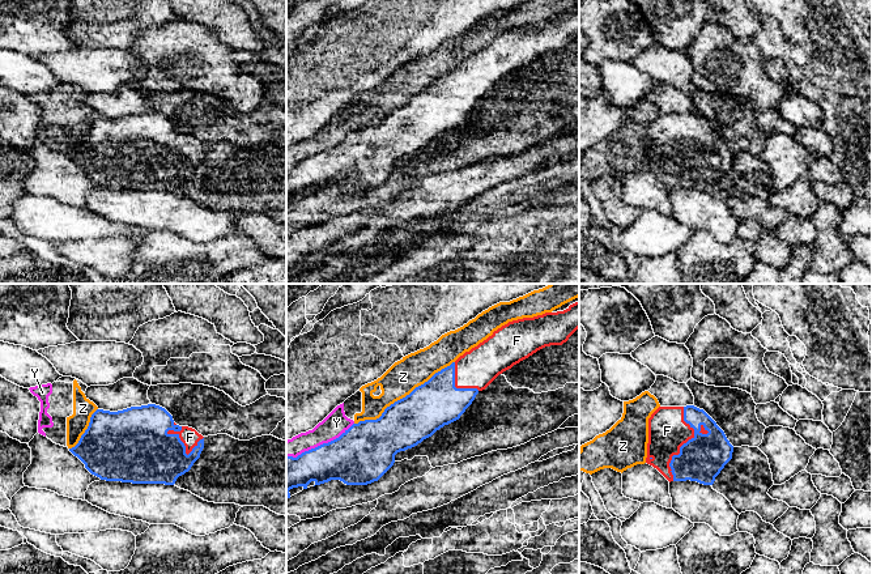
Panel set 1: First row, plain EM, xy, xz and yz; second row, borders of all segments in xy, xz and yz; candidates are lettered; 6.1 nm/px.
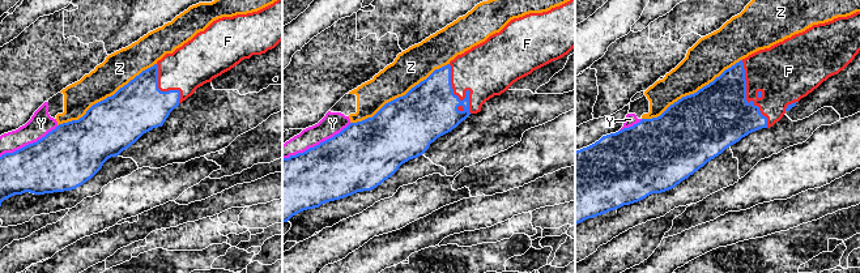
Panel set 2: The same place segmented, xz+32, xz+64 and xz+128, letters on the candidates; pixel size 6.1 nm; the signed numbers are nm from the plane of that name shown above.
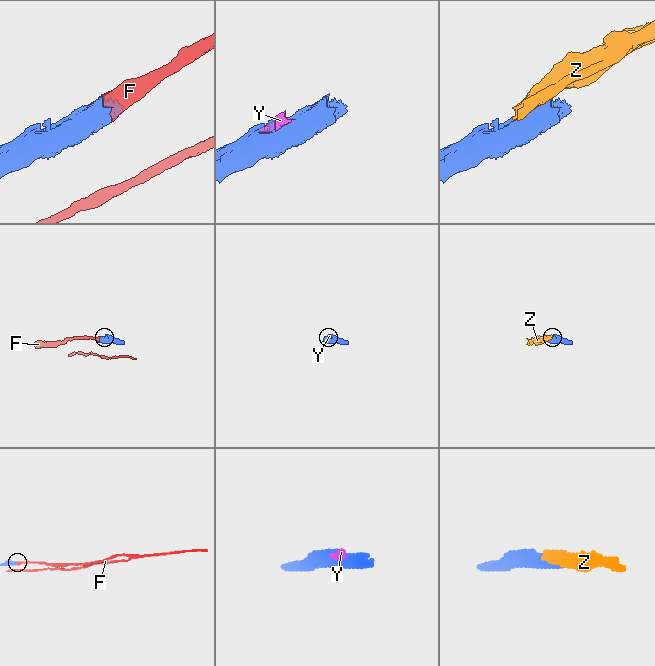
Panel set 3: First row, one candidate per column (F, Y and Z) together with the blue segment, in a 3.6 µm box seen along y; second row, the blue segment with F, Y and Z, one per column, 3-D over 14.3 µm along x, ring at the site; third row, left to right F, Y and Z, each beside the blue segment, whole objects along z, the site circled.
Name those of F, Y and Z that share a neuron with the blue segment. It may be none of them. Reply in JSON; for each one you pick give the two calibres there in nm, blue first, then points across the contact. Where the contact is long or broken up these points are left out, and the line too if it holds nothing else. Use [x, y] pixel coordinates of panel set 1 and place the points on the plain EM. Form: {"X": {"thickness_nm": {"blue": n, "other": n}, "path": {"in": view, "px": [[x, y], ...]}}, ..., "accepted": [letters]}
{"F": {"thickness_nm": {"blue": 280, "other": 240}}, "accepted": ["F"]}

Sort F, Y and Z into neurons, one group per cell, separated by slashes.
F / Y Z

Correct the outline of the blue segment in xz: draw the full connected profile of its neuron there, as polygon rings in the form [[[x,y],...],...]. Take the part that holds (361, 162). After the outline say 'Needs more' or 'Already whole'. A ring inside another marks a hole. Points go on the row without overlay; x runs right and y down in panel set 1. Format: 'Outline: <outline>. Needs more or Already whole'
Outline: [[[579,8],[563,18],[509,29],[409,102],[387,114],[379,126],[353,131],[339,145],[297,165],[286,163],[286,207],[290,205],[290,196],[298,194],[307,196],[311,188],[315,192],[331,187],[340,187],[346,192],[367,192],[378,188],[394,173],[397,160],[417,153],[444,132],[459,127],[476,102],[499,81],[545,54],[562,52],[578,35]]]. Needs more

